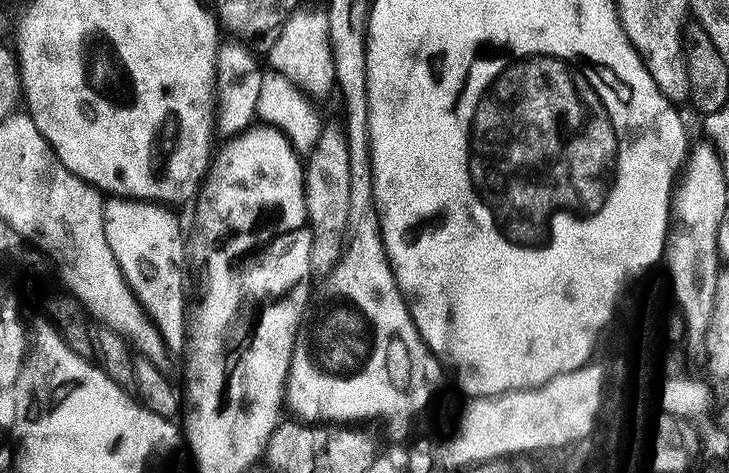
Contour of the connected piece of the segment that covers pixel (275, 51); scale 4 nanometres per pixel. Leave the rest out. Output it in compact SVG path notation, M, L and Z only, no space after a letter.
M305 7L292 13L282 30L282 38L272 47L271 67L290 78L309 97L333 95L336 88L334 54L330 42L330 22L327 11Z

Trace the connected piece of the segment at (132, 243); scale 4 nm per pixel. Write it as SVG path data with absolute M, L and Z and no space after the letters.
M112 198L105 203L106 242L110 242L110 250L114 250L114 258L118 258L118 266L122 266L122 274L128 280L132 291L140 297L156 329L164 335L164 343L173 353L183 353L190 331L190 292L186 287L186 265L190 260L190 252L186 247L186 232L180 229L180 220L171 207L162 204L150 204L138 200L121 200Z

